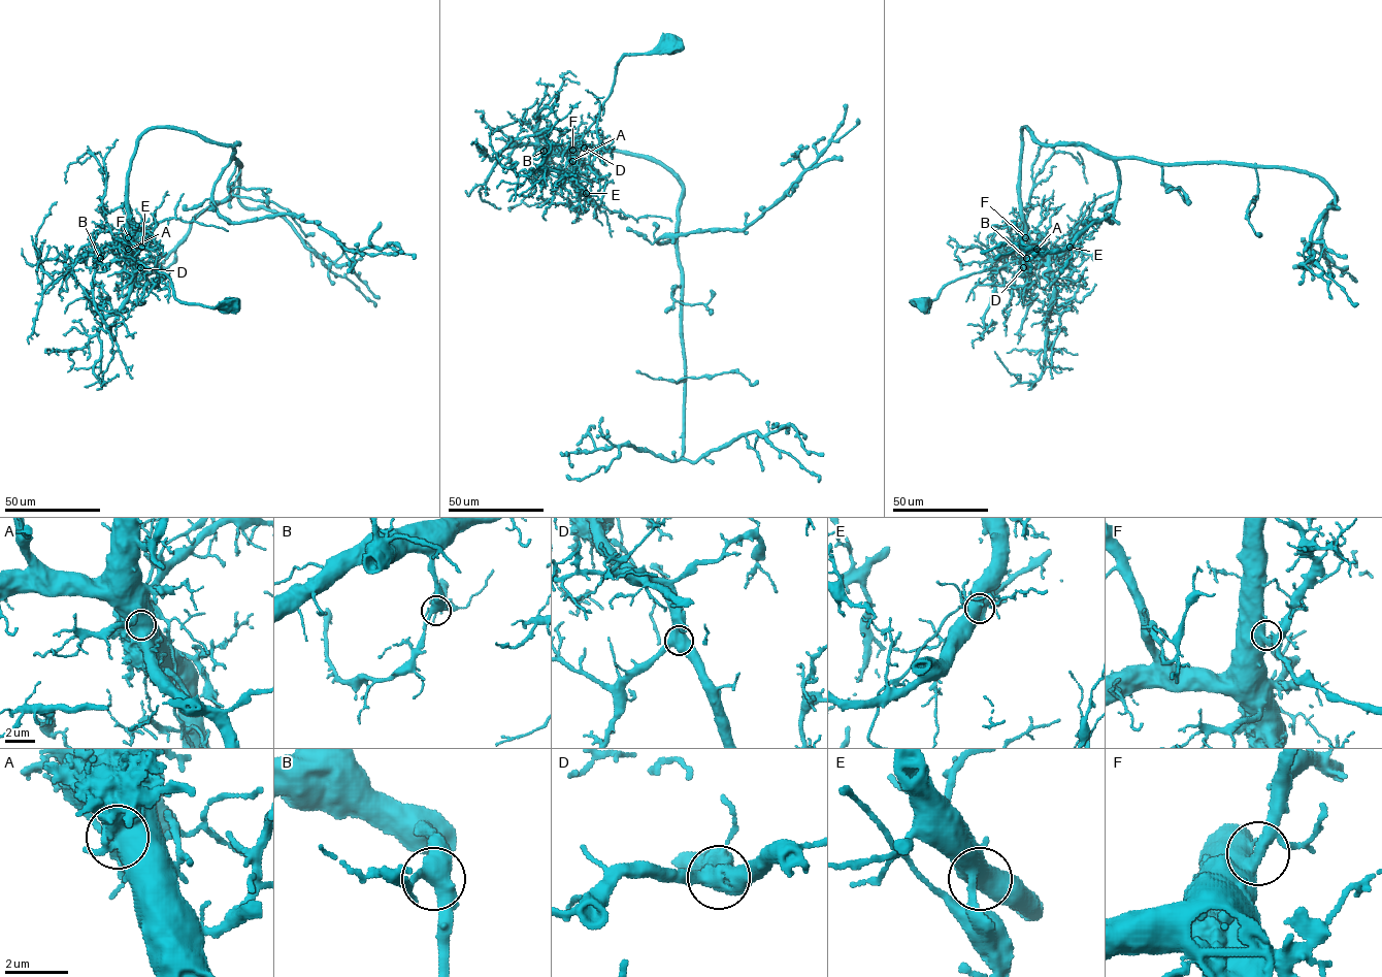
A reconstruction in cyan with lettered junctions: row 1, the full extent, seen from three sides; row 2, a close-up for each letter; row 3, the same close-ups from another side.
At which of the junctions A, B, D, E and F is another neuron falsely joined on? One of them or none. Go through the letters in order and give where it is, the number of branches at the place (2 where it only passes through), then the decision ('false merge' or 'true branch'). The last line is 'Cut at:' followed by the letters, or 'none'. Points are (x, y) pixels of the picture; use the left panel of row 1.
A: place (128, 249); branches 3; true branch
B: place (100, 258); branches 3; true branch
D: place (140, 267); branches 3; true branch
E: place (141, 247); branches 3; true branch
F: place (128, 237); branches 3; true branch
Cut at: none

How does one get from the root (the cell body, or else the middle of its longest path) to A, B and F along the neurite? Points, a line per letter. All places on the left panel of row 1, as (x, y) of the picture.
A: (231, 304), (230, 307), (209, 307), (183, 303), (175, 297), (170, 280), (137, 261), (128, 249)
B: (231, 304), (209, 307), (183, 303), (164, 273), (137, 261), (123, 245), (104, 247), (100, 258)
F: (231, 304), (209, 307), (183, 303), (164, 273), (131, 255), (128, 237)

